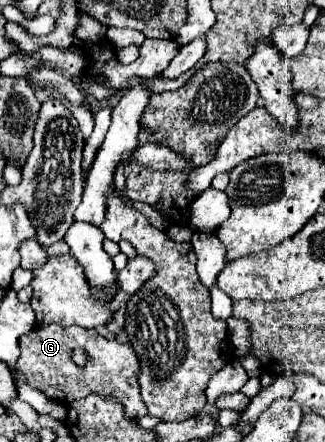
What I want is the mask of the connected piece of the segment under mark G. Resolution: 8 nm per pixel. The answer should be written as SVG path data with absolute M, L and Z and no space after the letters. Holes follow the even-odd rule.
M49 324L49 326L37 326L33 332L25 334L25 338L21 338L19 346L21 346L21 356L17 360L17 374L23 376L31 388L41 390L49 400L55 400L59 404L71 404L75 400L89 396L89 394L101 394L101 396L117 398L125 406L127 418L141 418L147 414L147 408L141 402L139 384L137 384L139 360L137 360L137 354L133 352L133 348L129 344L121 344L117 340L107 340L97 330L83 330L81 326L63 328L57 324ZM77 348L87 352L87 364L85 366L75 364L71 358L71 352Z

